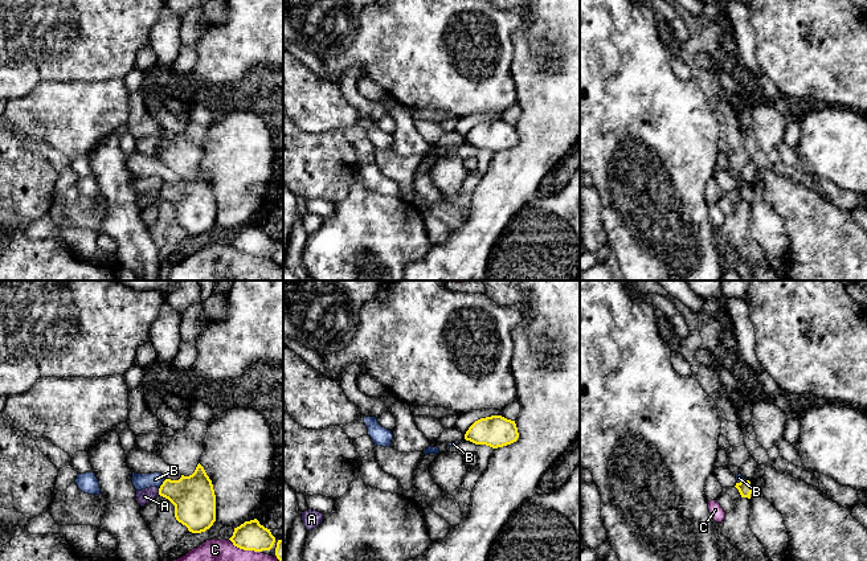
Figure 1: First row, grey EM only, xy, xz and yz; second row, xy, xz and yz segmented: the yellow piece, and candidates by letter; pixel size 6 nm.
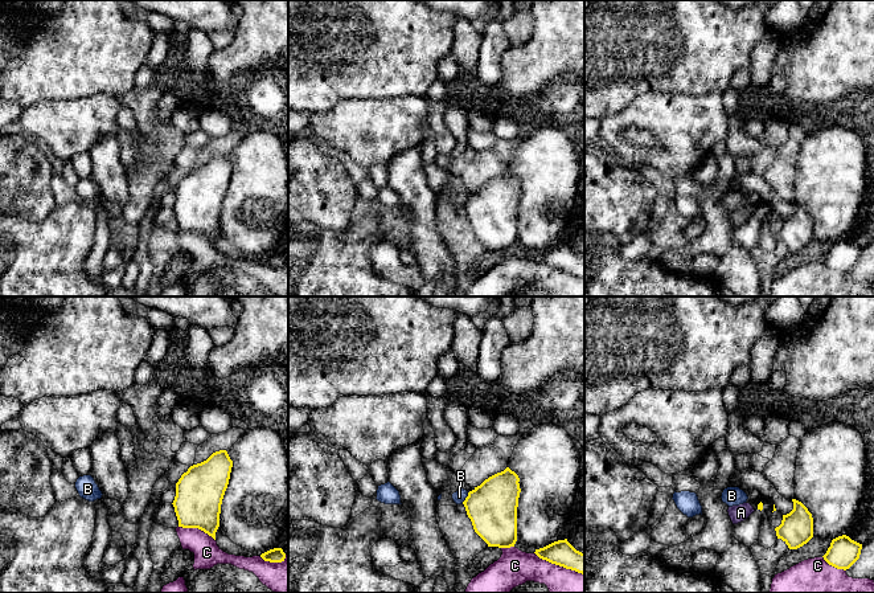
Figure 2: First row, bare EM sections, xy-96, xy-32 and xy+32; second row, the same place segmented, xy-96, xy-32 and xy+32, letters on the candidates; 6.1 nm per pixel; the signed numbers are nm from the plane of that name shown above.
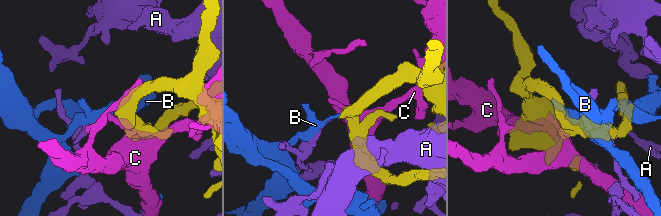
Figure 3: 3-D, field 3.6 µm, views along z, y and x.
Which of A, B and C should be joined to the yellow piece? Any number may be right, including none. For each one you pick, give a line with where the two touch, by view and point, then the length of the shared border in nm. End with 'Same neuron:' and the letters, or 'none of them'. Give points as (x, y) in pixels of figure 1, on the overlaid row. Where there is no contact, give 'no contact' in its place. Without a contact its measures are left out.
Same neuron: none of them

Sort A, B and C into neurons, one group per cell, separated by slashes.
A / B / C

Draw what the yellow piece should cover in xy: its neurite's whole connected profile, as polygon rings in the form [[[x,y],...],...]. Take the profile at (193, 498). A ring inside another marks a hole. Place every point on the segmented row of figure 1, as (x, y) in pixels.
[[[199,463],[189,476],[165,479],[159,495],[175,505],[175,517],[192,533],[209,529],[216,521],[216,495],[212,480]]]

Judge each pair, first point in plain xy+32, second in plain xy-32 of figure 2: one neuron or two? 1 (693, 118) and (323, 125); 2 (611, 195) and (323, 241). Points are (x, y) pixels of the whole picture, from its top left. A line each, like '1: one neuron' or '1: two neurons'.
1: one neuron
2: two neurons

